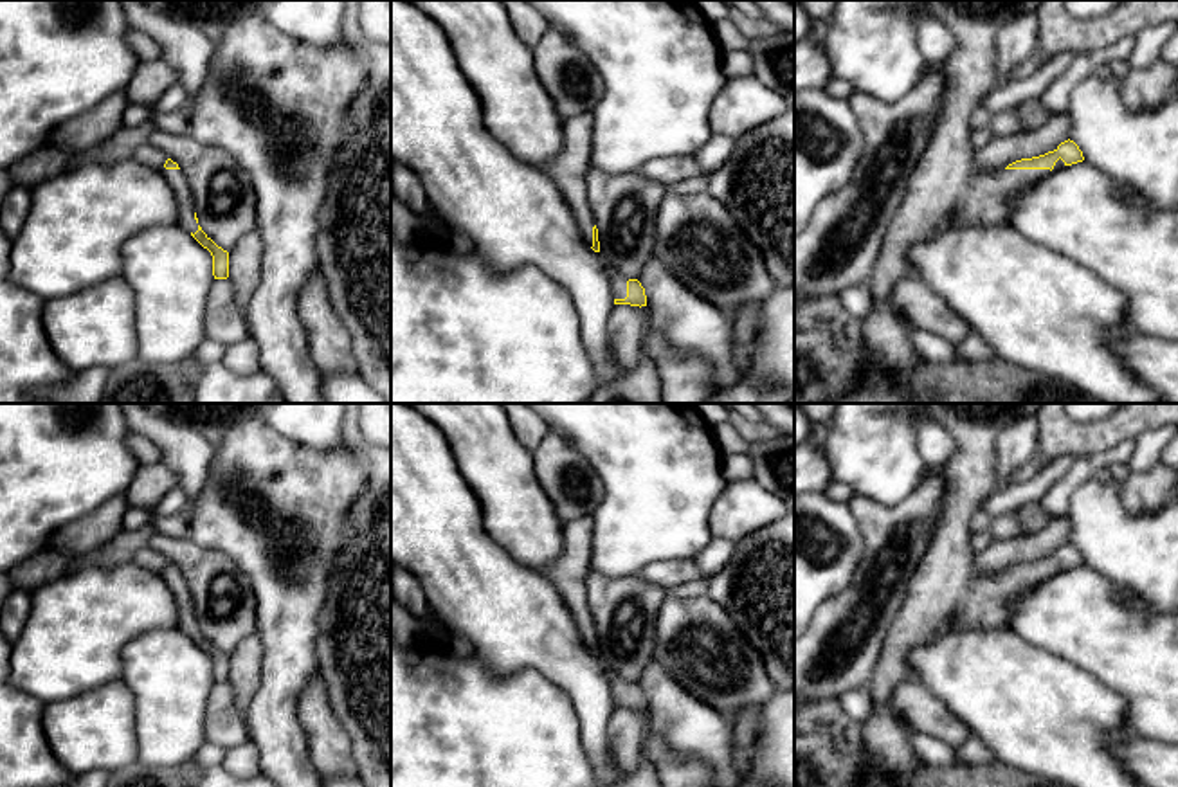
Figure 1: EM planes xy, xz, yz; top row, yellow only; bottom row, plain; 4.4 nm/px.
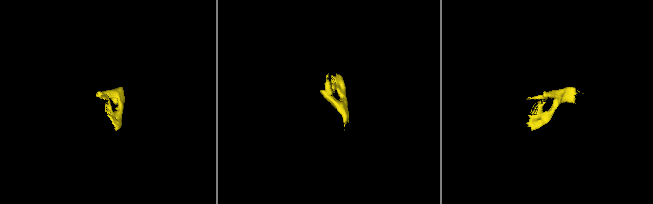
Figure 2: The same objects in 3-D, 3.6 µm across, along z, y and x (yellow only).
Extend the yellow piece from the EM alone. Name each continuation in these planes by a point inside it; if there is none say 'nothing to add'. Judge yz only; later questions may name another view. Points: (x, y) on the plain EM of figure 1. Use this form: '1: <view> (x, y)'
1: yz (944, 591)

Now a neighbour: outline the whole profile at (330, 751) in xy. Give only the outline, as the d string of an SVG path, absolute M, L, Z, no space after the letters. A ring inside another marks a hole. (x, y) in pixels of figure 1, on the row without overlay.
M321 675L310 679L299 699L299 722L306 735L310 760L321 776L358 776L351 738L328 702Z

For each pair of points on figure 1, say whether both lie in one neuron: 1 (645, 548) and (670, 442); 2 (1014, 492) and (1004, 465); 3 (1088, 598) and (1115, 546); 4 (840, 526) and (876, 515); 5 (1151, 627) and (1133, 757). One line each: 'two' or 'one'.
1: one
2: two
3: two
4: two
5: two

